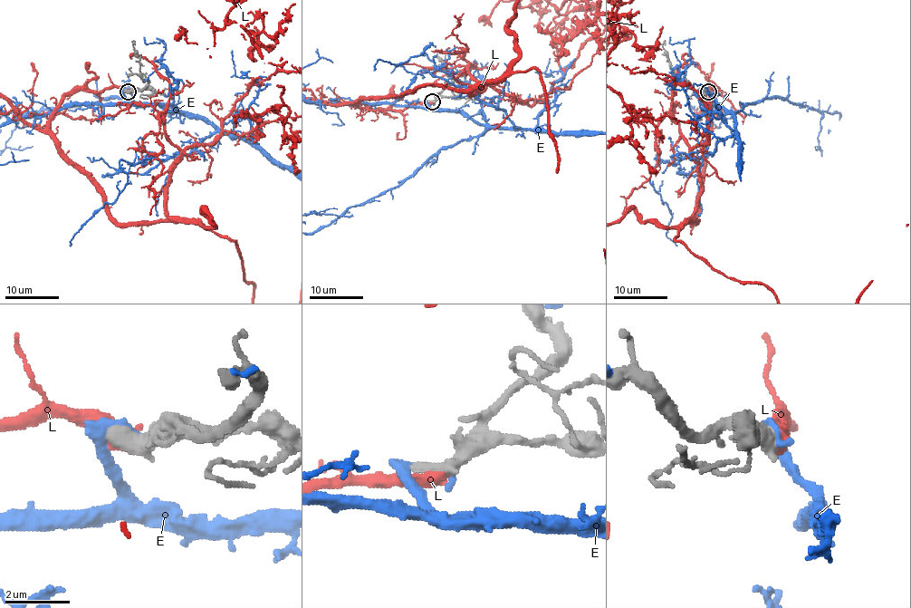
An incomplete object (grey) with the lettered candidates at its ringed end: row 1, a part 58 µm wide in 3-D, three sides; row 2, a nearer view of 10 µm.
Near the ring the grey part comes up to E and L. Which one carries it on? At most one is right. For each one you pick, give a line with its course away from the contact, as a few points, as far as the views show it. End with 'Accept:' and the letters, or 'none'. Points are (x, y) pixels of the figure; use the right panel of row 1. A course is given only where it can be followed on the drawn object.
Accept: L

